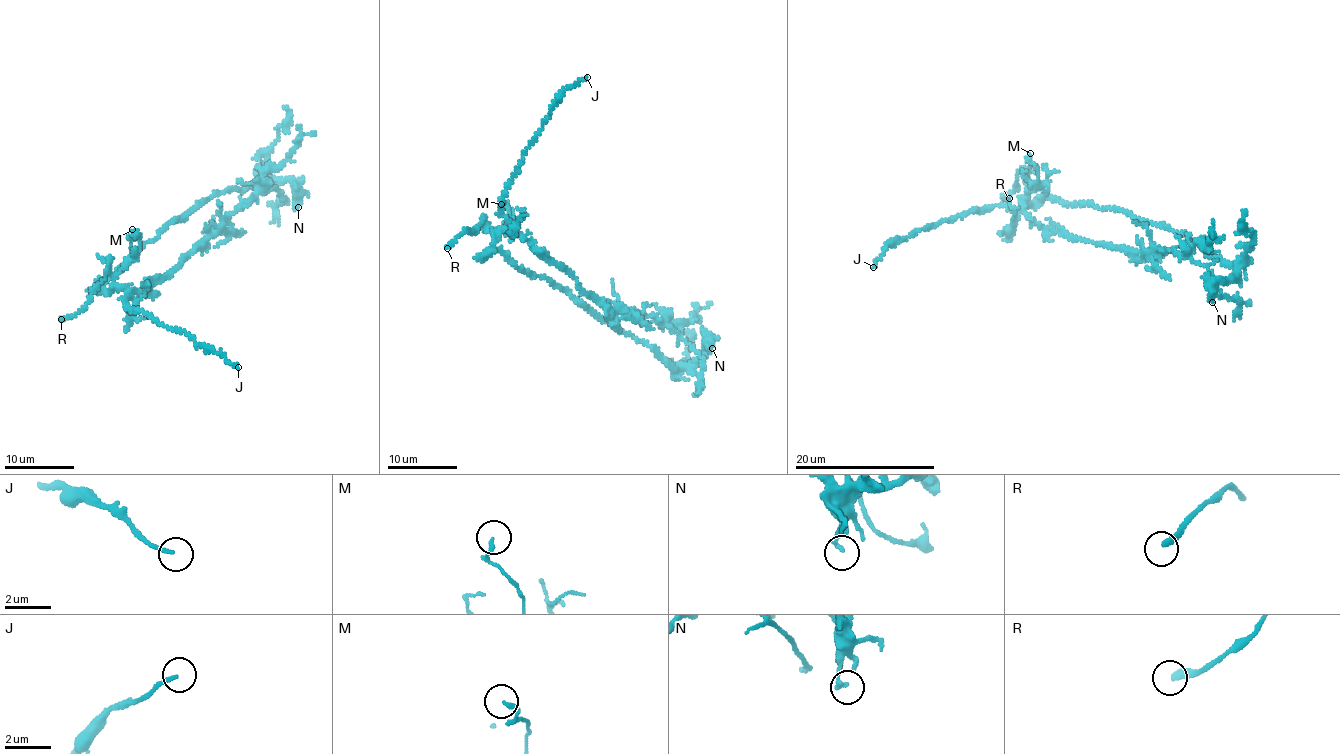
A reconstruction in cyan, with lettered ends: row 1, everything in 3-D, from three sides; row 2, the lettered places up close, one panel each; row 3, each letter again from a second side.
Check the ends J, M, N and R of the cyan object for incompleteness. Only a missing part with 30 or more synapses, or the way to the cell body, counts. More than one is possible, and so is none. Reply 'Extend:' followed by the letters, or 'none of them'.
Extend: R

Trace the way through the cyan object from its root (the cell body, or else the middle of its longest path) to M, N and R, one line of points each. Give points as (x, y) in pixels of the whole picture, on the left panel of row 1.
M: (105, 288), (106, 292), (112, 290), (116, 276), (132, 256), (138, 255), (139, 236), (132, 229)
N: (105, 288), (119, 267), (176, 218), (186, 216), (215, 194), (251, 184), (260, 174), (293, 181), (298, 207)
R: (105, 288), (106, 292), (114, 286), (109, 257), (107, 273), (88, 303), (73, 315), (61, 319)

